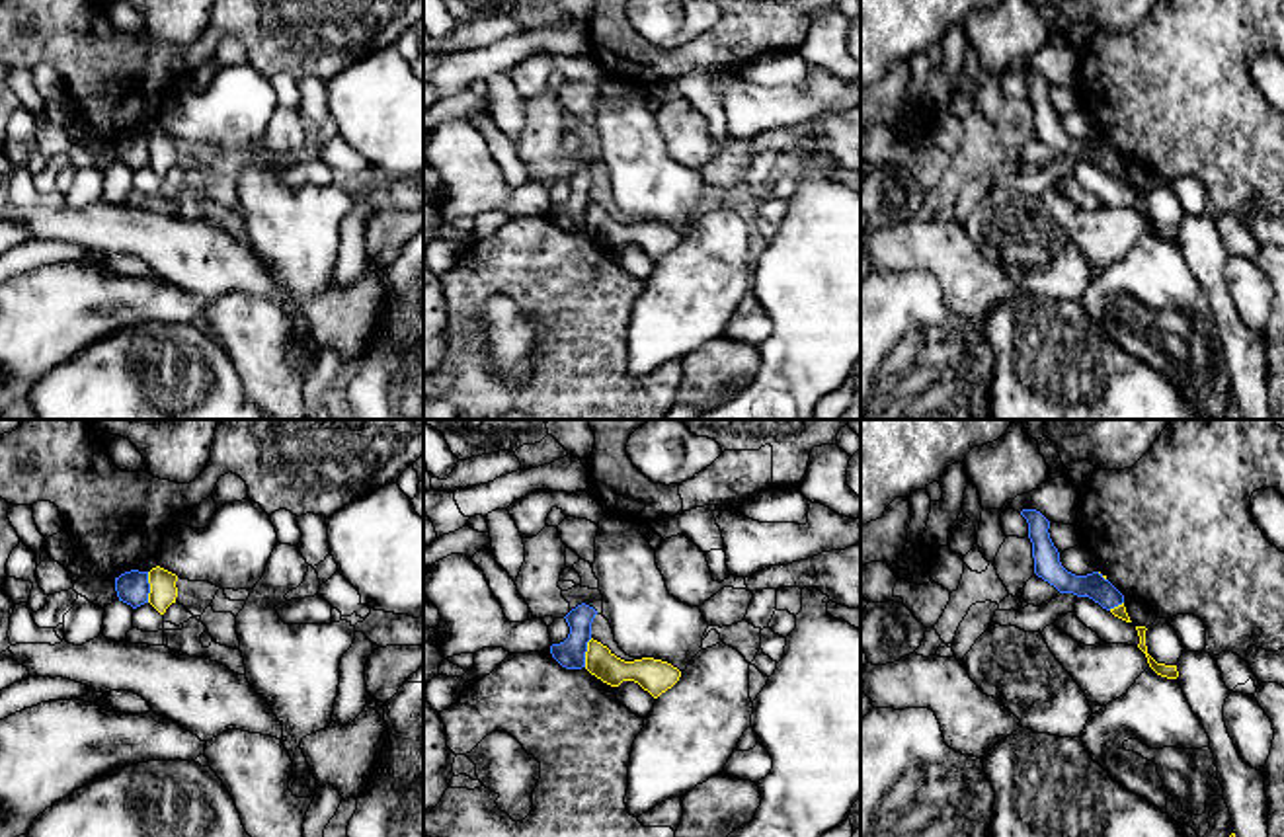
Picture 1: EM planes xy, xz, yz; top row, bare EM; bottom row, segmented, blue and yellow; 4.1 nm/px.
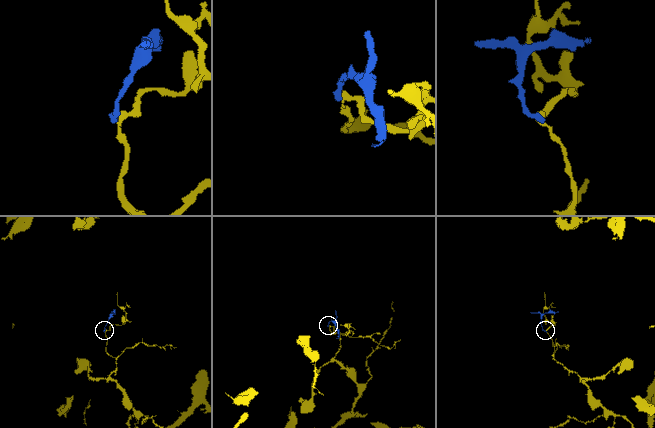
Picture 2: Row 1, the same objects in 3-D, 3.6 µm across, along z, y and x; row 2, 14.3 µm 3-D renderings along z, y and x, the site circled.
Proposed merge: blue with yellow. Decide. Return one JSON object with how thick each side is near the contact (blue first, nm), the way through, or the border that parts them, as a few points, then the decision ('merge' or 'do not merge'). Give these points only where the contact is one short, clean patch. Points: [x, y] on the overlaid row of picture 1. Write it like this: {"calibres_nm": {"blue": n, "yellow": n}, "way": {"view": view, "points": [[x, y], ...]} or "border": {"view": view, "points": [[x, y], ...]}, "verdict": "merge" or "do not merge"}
{"calibres_nm": {"blue": 140, "yellow": 110}, "border": {"view": "xy", "points": [[147, 572], [149, 601]]}, "verdict": "do not merge"}

